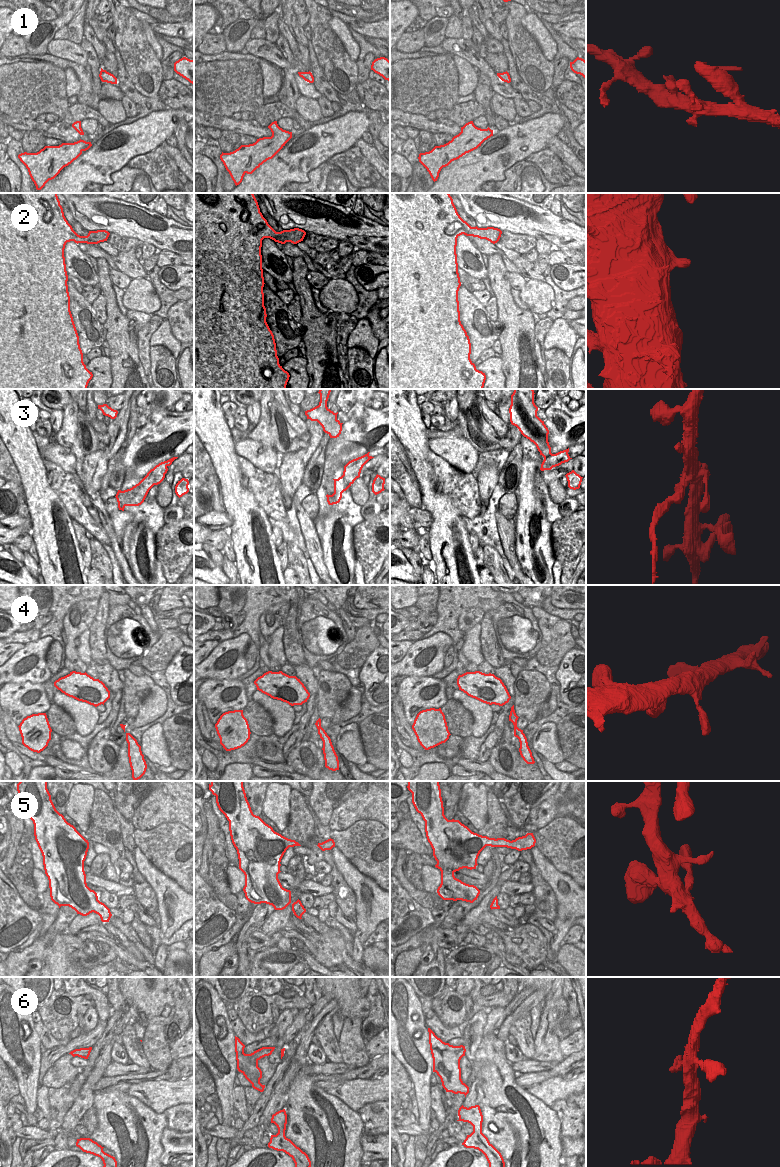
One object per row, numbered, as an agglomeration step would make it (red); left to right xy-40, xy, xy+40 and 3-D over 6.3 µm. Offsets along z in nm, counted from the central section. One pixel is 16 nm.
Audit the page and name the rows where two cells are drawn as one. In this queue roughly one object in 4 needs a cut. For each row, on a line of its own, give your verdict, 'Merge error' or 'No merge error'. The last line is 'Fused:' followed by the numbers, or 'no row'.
1: No merge error
2: No merge error
3: Merge error
4: No merge error
5: No merge error
6: No merge error
Fused: 3

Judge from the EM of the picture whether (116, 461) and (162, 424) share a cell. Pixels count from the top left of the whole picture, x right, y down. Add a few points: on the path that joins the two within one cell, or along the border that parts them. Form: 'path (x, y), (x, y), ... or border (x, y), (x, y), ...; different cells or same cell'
border (135, 434), (123, 459), (125, 468), (124, 479); different cells

